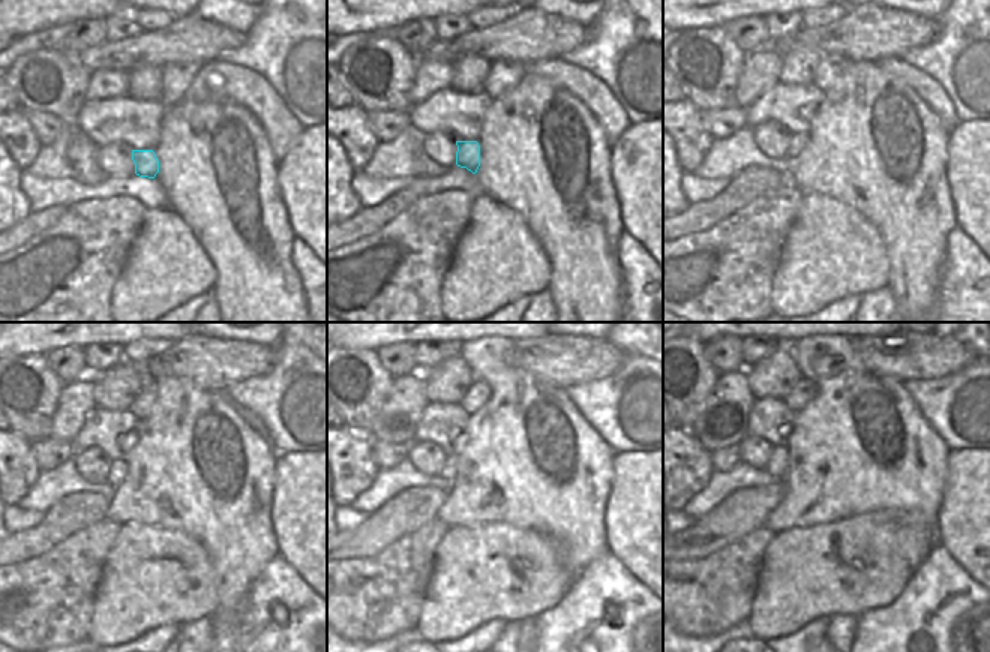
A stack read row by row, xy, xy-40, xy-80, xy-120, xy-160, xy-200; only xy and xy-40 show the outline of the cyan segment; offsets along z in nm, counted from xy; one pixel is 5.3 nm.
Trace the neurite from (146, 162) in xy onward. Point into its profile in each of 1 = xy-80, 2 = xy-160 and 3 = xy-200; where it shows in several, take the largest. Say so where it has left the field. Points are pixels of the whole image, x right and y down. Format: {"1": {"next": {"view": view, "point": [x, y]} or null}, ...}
{"1": {"next": {"view": "xy-80", "point": [798, 141]}}, "2": {"next": {"view": "xy-160", "point": [449, 468]}}, "3": {"next": {"view": "xy-200", "point": [776, 466]}}}

